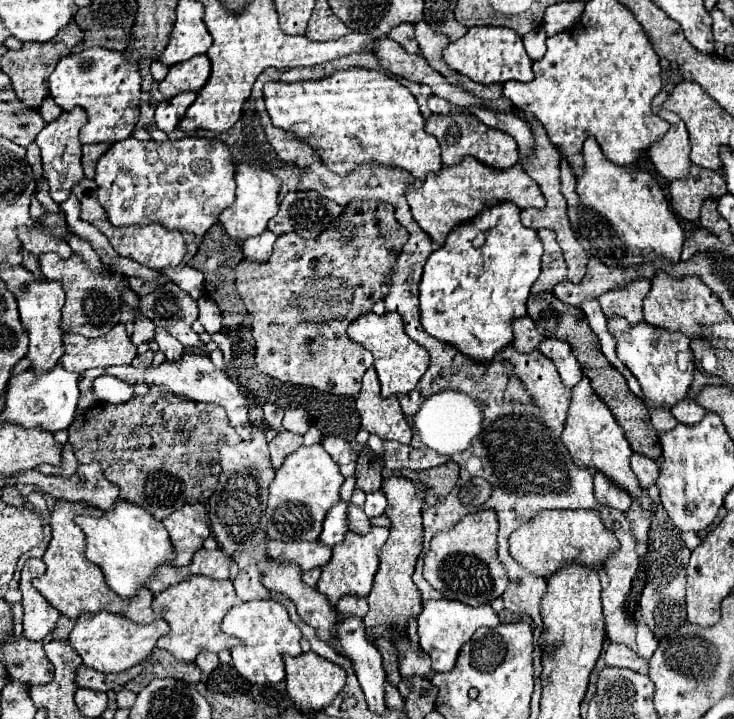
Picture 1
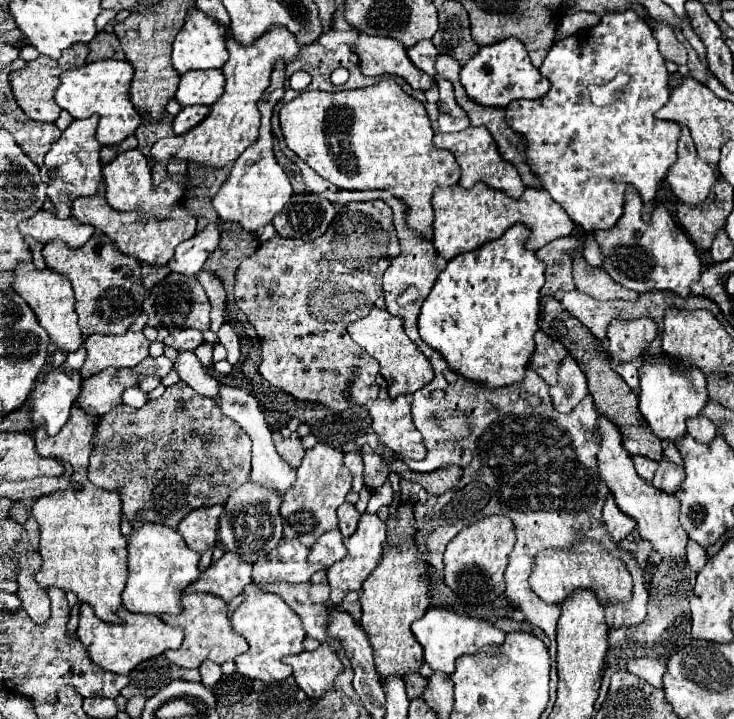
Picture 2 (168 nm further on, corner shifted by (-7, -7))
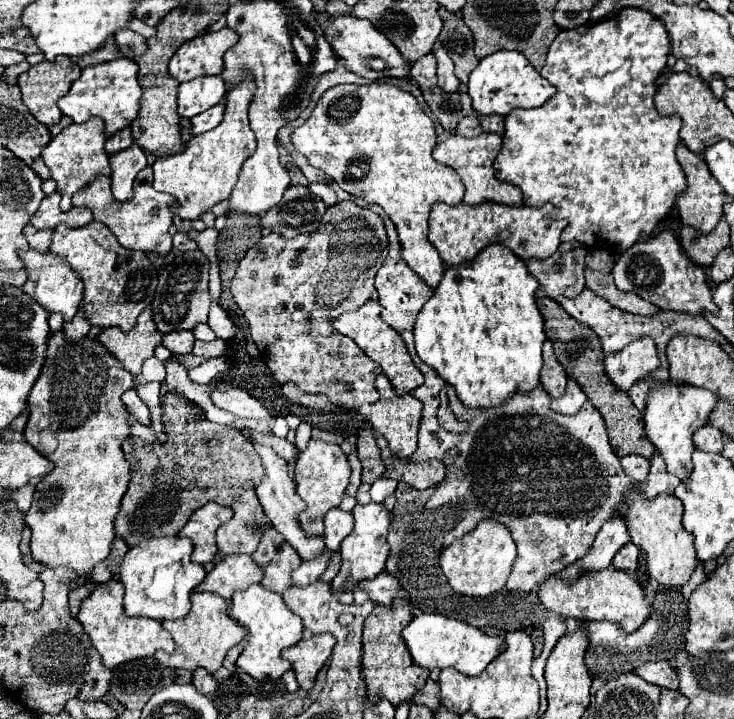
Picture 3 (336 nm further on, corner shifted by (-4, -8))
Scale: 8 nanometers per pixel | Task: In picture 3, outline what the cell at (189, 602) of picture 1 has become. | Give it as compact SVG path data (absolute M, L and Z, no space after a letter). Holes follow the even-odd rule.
M194 592L190 600L192 610L186 618L162 622L164 630L168 630L176 642L174 654L156 652L154 656L160 664L166 664L168 668L184 668L190 672L194 672L196 668L206 668L210 674L214 674L222 666L226 652L246 636L246 628L228 616L228 602L222 596L210 592Z

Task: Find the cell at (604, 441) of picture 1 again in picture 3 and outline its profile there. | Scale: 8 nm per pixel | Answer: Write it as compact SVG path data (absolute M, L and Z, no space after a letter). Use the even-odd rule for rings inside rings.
M632 490L626 494L626 526L630 532L632 542L646 552L648 562L648 574L664 588L682 588L694 568L698 566L696 548L694 548L694 536L684 530L682 526L682 504L676 496L658 496L656 500L644 500L644 494L638 490Z

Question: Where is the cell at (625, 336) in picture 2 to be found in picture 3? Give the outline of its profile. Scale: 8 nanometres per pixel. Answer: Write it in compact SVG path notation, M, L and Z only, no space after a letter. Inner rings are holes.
M638 338L632 344L628 344L624 352L606 356L604 366L614 386L622 392L628 392L632 384L644 380L650 372L658 370L660 360L656 344L652 338Z

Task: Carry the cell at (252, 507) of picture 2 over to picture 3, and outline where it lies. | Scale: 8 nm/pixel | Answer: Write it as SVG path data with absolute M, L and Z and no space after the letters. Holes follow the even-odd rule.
M254 490L244 492L234 504L234 518L228 524L220 526L216 532L216 544L222 556L230 554L252 554L258 544L264 528L268 528L268 518L262 512L262 506Z

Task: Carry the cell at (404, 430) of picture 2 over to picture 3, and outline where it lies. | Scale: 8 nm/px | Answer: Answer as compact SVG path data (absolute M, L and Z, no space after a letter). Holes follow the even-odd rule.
M380 374L376 378L376 388L380 392L380 400L376 404L372 404L372 412L370 412L370 422L372 426L388 440L390 450L398 456L398 458L410 458L416 450L416 442L418 442L418 426L420 426L420 416L422 416L422 402L418 398L414 398L412 394L402 394L398 396L394 392L394 386L390 384L390 380Z

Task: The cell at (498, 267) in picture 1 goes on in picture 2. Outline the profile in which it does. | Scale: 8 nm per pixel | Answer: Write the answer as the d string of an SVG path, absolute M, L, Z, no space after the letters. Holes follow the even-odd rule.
M511 225L501 237L483 243L471 253L453 257L439 273L431 293L423 301L419 315L421 339L441 351L443 359L453 371L459 371L467 379L485 383L487 387L503 387L523 379L531 353L535 351L533 335L539 329L539 289L545 283L545 265L537 259L535 251L527 249L531 231L525 225Z

